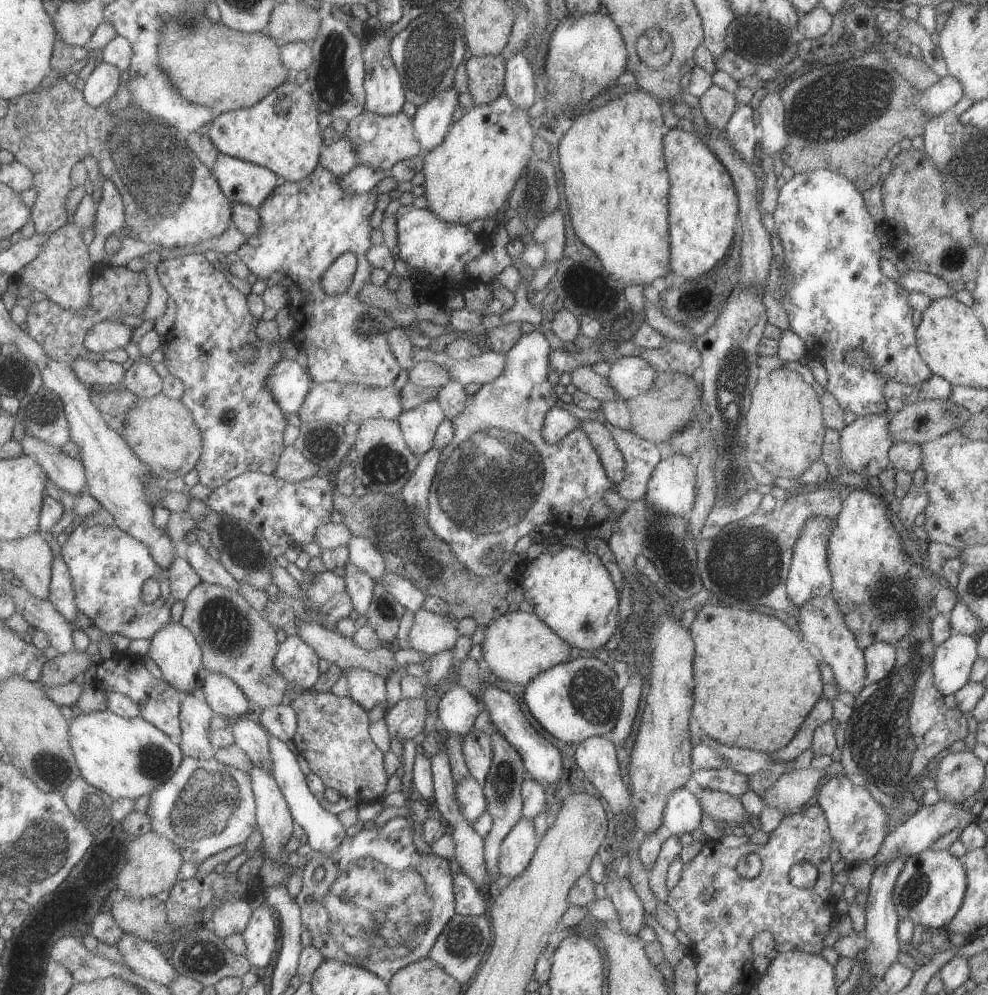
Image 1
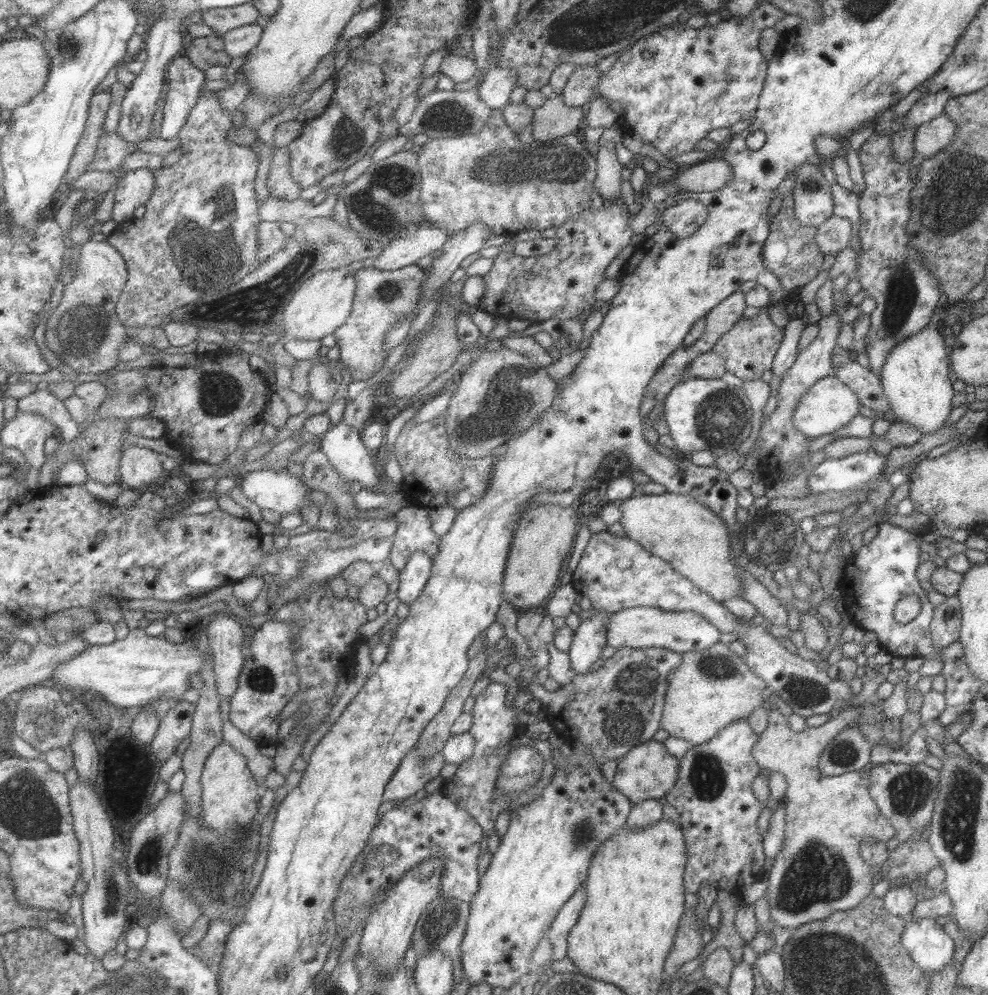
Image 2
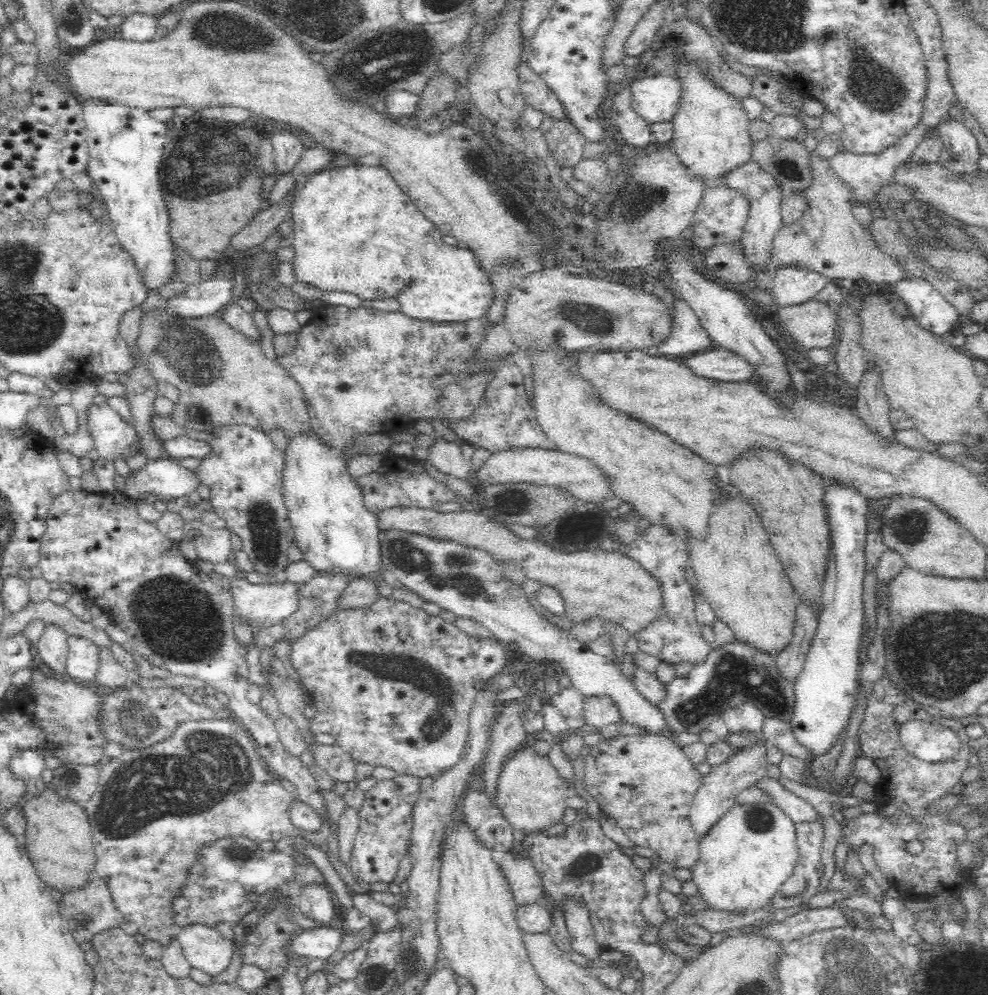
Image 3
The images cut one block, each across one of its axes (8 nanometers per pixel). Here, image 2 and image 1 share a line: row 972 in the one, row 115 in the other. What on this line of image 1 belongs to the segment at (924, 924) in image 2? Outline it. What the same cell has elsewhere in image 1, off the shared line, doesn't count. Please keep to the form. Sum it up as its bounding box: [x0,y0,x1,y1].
[920,75,963,117]

